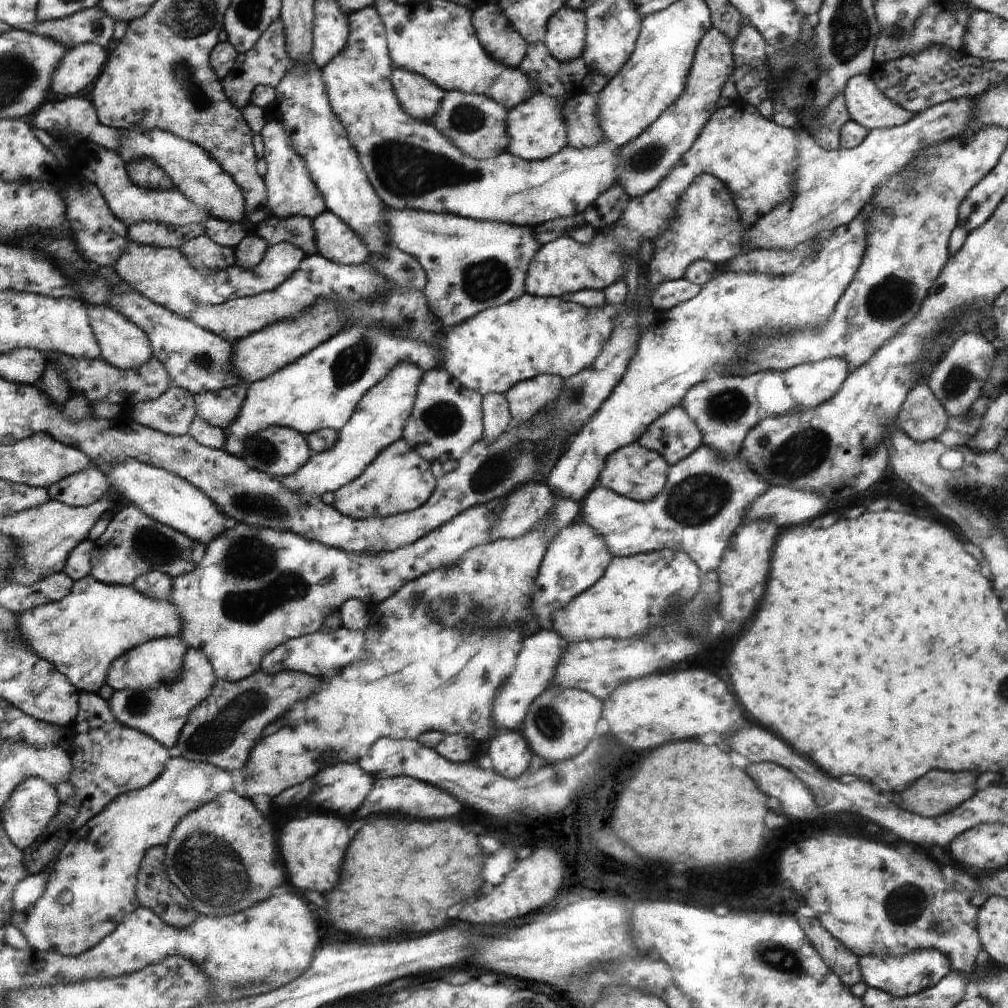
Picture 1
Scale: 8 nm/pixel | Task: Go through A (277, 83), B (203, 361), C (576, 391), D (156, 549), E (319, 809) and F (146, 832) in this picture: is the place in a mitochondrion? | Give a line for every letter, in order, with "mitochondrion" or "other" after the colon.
A: other
B: mitochondrion
C: mitochondrion
D: mitochondrion
E: other
F: other

